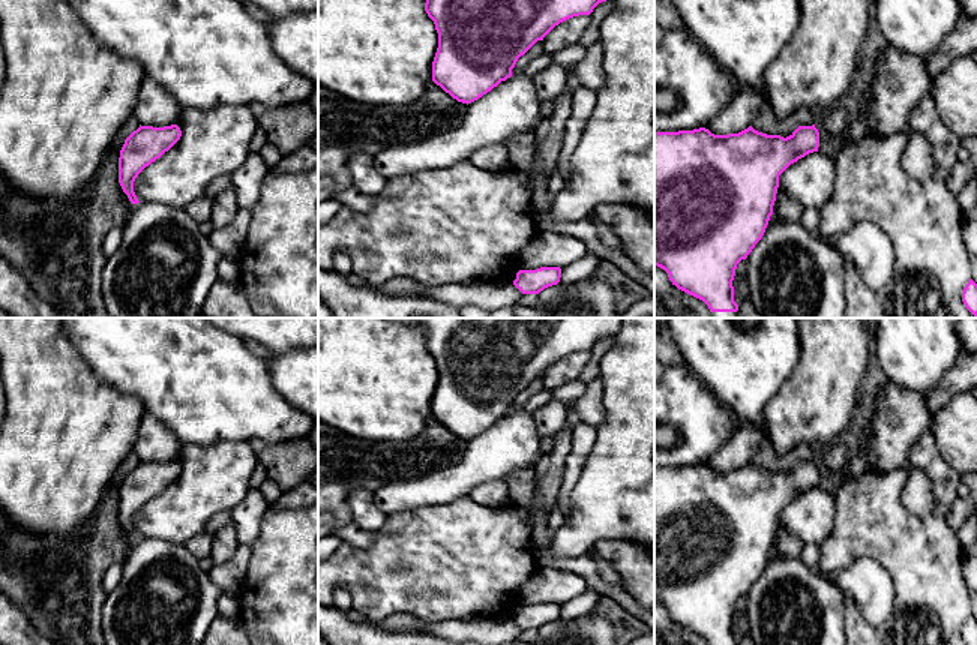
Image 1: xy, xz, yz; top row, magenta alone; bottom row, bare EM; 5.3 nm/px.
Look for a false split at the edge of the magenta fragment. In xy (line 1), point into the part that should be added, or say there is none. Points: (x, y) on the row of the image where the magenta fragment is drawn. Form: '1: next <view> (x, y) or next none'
1: next none

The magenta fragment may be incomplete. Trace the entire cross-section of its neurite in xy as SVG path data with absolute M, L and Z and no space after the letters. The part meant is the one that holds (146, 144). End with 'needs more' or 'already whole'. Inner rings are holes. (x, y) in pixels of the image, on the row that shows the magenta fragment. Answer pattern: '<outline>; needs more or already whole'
M177 124L153 128L141 126L134 130L120 150L119 183L132 204L140 202L134 192L138 174L168 152L182 136Z; already whole

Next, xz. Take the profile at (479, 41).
M426 0L438 33L432 81L453 99L471 104L512 76L518 58L560 22L590 15L606 0Z; already whole

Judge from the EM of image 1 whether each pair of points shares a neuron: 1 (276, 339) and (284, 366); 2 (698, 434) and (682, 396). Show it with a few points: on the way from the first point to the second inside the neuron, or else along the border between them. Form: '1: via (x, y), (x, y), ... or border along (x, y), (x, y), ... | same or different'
1: border along (302, 347), (293, 351), (270, 354) | different
2: via (689, 425), (682, 417), (682, 405) | same

